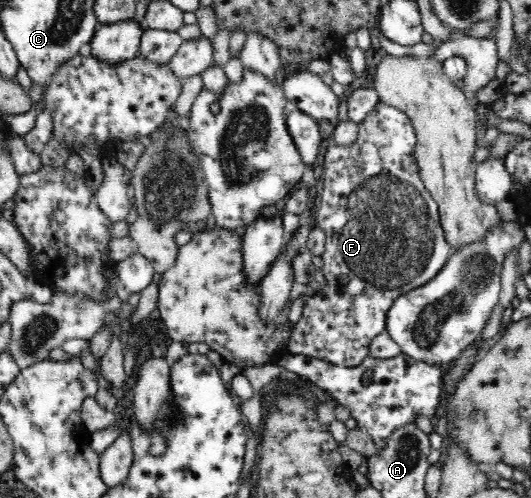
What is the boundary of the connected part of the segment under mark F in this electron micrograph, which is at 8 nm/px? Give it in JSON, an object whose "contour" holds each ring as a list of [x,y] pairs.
{"contour":[[[382,101],[366,115],[366,119],[362,123],[358,123],[358,139],[354,143],[346,145],[346,147],[338,144],[330,144],[328,147],[324,156],[323,171],[320,178],[316,224],[324,230],[325,249],[321,255],[323,259],[321,273],[326,279],[326,285],[323,287],[318,286],[315,294],[303,297],[305,299],[303,313],[287,339],[286,351],[290,354],[308,355],[311,358],[321,359],[342,367],[358,367],[363,359],[369,356],[369,347],[374,336],[386,331],[386,317],[394,300],[398,299],[399,295],[429,282],[451,256],[452,246],[450,246],[446,236],[444,236],[444,230],[442,230],[439,219],[438,204],[436,204],[432,194],[424,186],[424,182],[418,173],[414,147],[416,147],[416,130],[414,130],[412,120],[408,118],[404,111],[400,111],[397,107],[386,105]]]}

